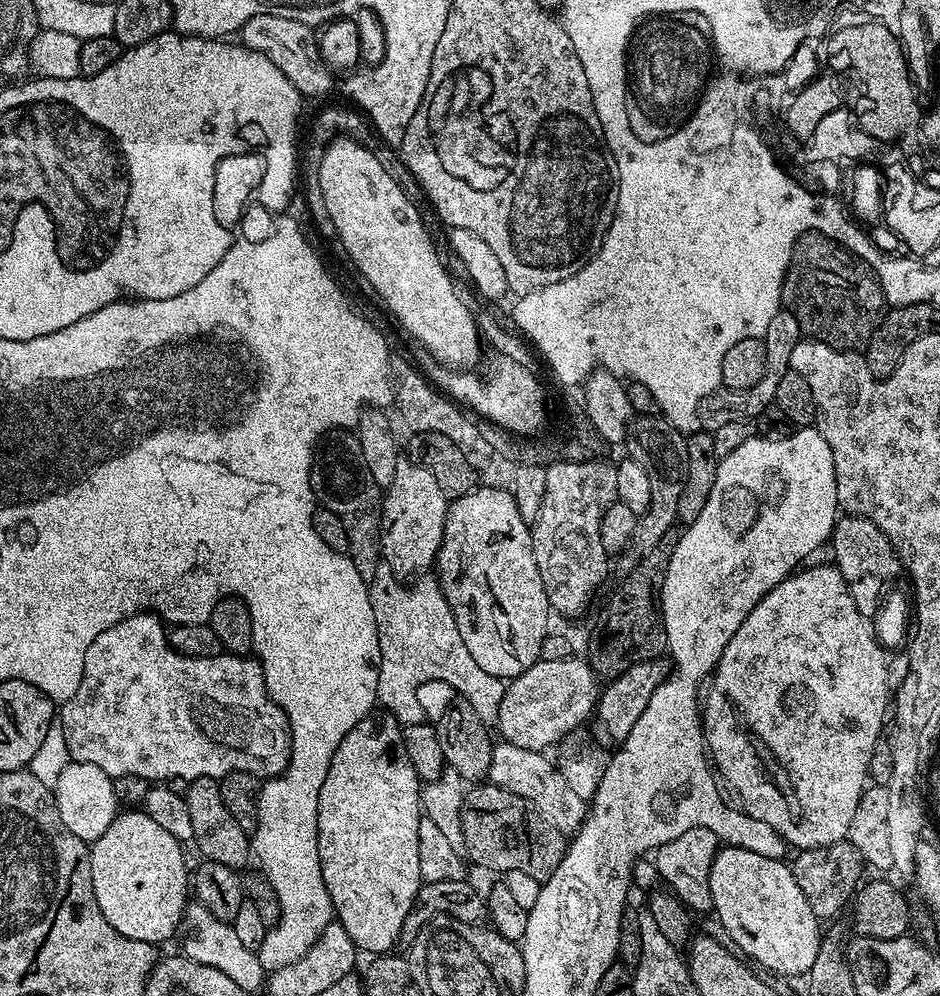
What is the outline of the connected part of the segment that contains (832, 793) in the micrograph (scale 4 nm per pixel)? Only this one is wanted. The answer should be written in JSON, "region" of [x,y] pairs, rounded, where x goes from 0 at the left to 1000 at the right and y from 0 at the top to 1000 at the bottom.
{"region":[[[884,565],[872,566],[869,570],[856,569],[837,578],[828,588],[823,588],[798,612],[798,616],[785,629],[781,641],[772,649],[768,661],[762,667],[752,688],[753,700],[747,703],[747,726],[751,736],[751,751],[755,763],[764,772],[765,778],[774,782],[774,787],[787,798],[786,806],[796,818],[823,829],[832,842],[847,853],[856,851],[878,851],[890,847],[901,840],[907,824],[909,813],[926,783],[928,758],[937,746],[936,734],[940,731],[940,714],[947,711],[947,688],[945,686],[946,660],[934,644],[929,628],[919,623],[911,602],[906,599],[907,591],[898,577]]]}

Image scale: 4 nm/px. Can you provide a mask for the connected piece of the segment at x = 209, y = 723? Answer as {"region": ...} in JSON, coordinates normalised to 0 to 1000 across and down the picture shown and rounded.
{"region":[[[156,613],[146,614],[130,624],[109,633],[100,645],[96,645],[96,653],[91,653],[91,665],[87,673],[87,685],[83,693],[79,693],[79,701],[63,708],[62,724],[69,737],[70,749],[78,764],[96,766],[111,773],[122,781],[130,777],[147,777],[160,785],[178,785],[181,781],[198,781],[210,783],[216,779],[236,781],[246,775],[265,775],[278,781],[288,781],[302,776],[306,771],[306,762],[311,757],[311,734],[306,731],[306,722],[297,709],[289,704],[285,690],[281,684],[281,673],[276,662],[260,663],[255,657],[235,657],[233,659],[196,659],[183,652],[179,645],[177,631],[169,618]]]}

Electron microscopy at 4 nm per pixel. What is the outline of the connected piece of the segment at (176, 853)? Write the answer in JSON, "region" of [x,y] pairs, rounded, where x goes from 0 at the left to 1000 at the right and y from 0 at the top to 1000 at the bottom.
{"region":[[[132,813],[122,819],[117,825],[116,831],[101,846],[97,848],[98,856],[98,889],[100,890],[100,902],[104,902],[104,914],[109,914],[109,918],[113,922],[113,926],[117,926],[117,930],[121,930],[121,934],[126,938],[130,938],[134,942],[143,942],[151,946],[160,946],[169,949],[170,944],[179,944],[187,936],[187,931],[195,925],[198,920],[198,909],[202,904],[202,874],[195,868],[197,852],[194,850],[193,844],[185,841],[185,837],[180,837],[178,833],[172,833],[172,829],[168,829],[168,825],[164,825],[164,821],[160,821],[151,813]]]}

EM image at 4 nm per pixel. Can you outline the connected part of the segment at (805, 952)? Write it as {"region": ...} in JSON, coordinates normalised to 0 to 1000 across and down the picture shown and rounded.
{"region":[[[767,850],[757,863],[755,892],[761,923],[765,924],[768,930],[772,930],[784,953],[797,965],[815,970],[835,982],[854,981],[862,974],[862,970],[866,970],[866,962],[870,962],[874,943],[874,928],[868,923],[866,914],[862,914],[857,898],[853,898],[841,870],[834,863],[811,861],[811,857],[802,857],[788,851]]]}

